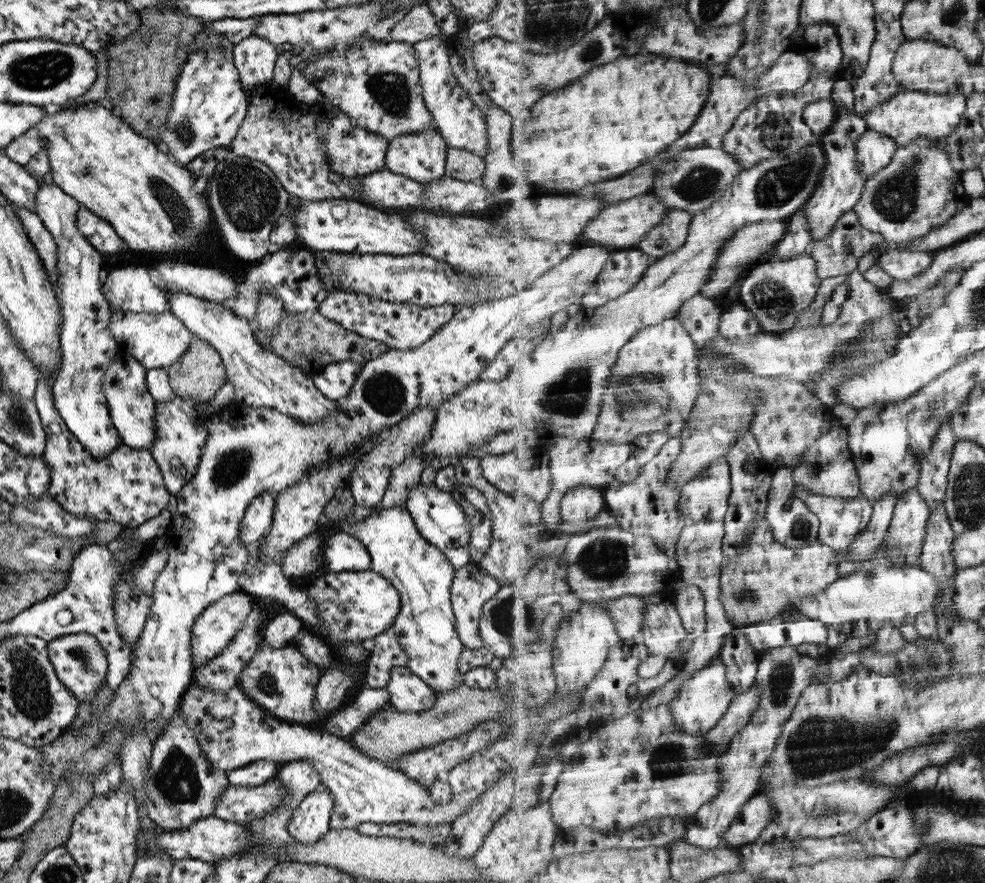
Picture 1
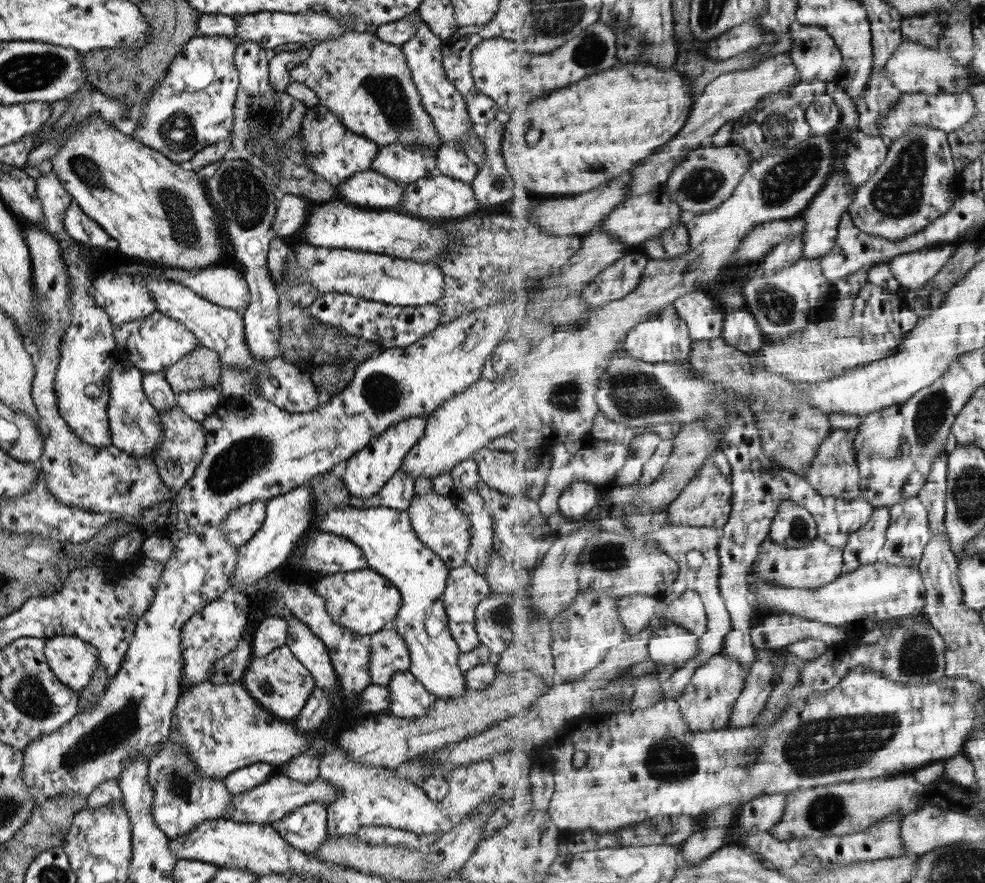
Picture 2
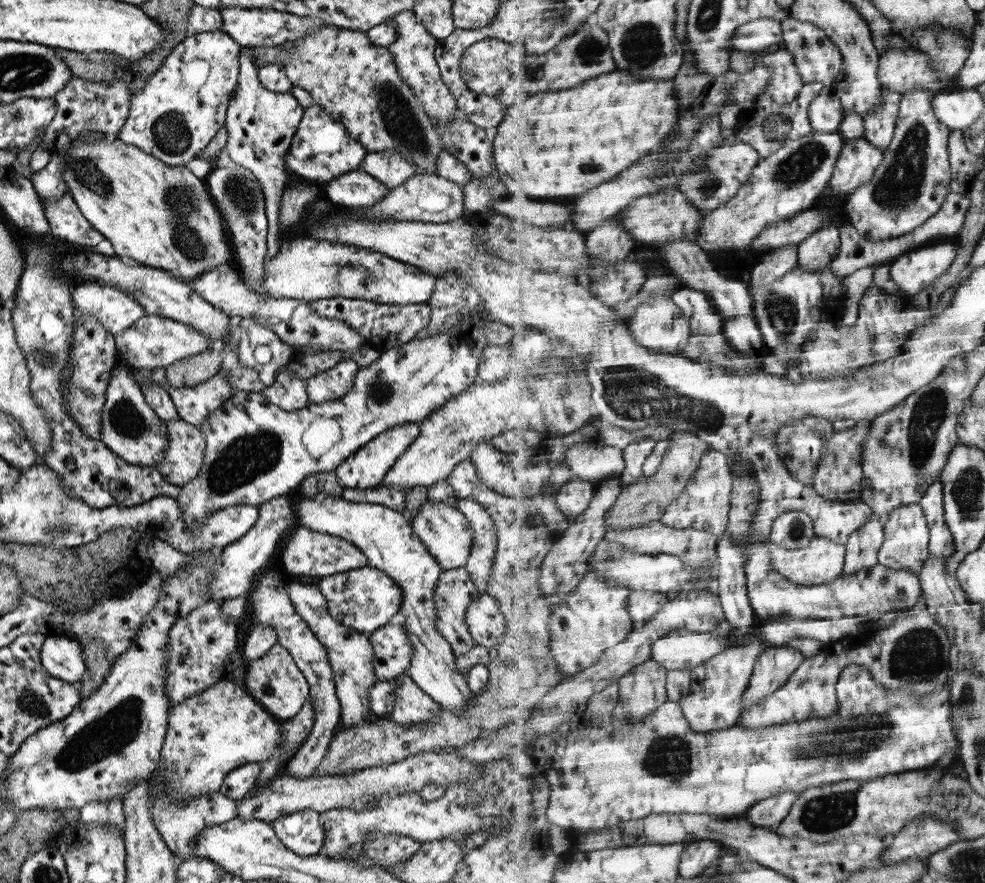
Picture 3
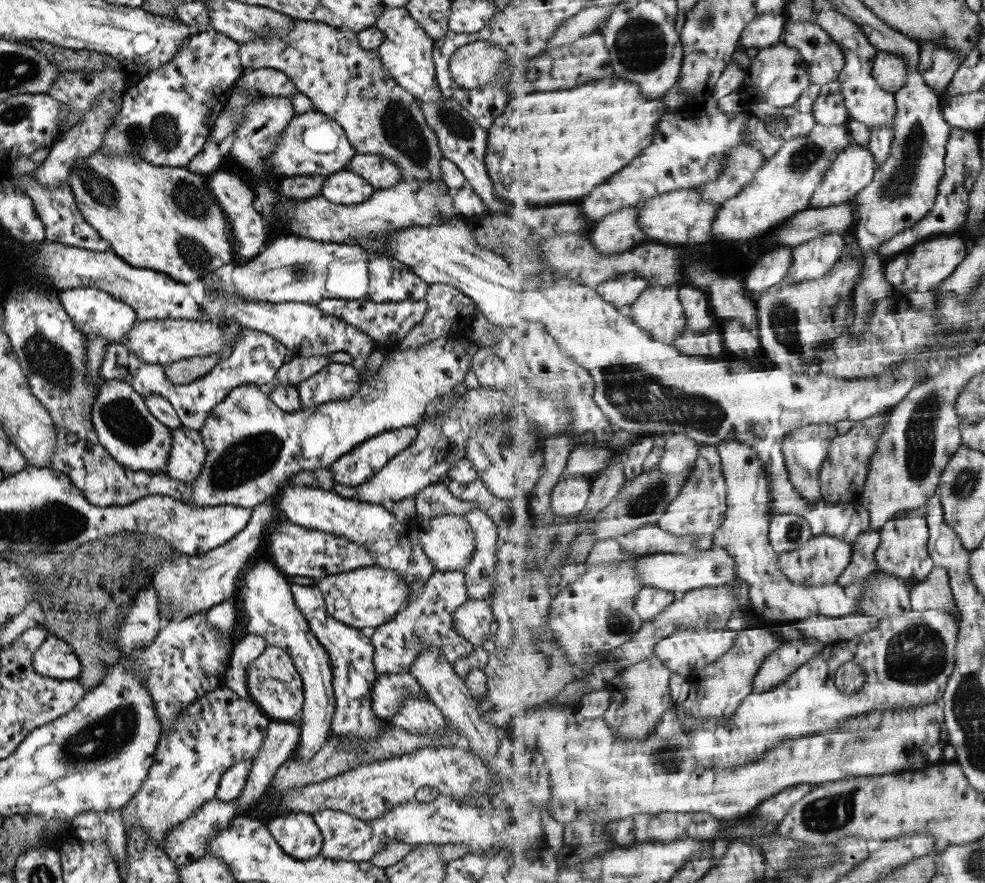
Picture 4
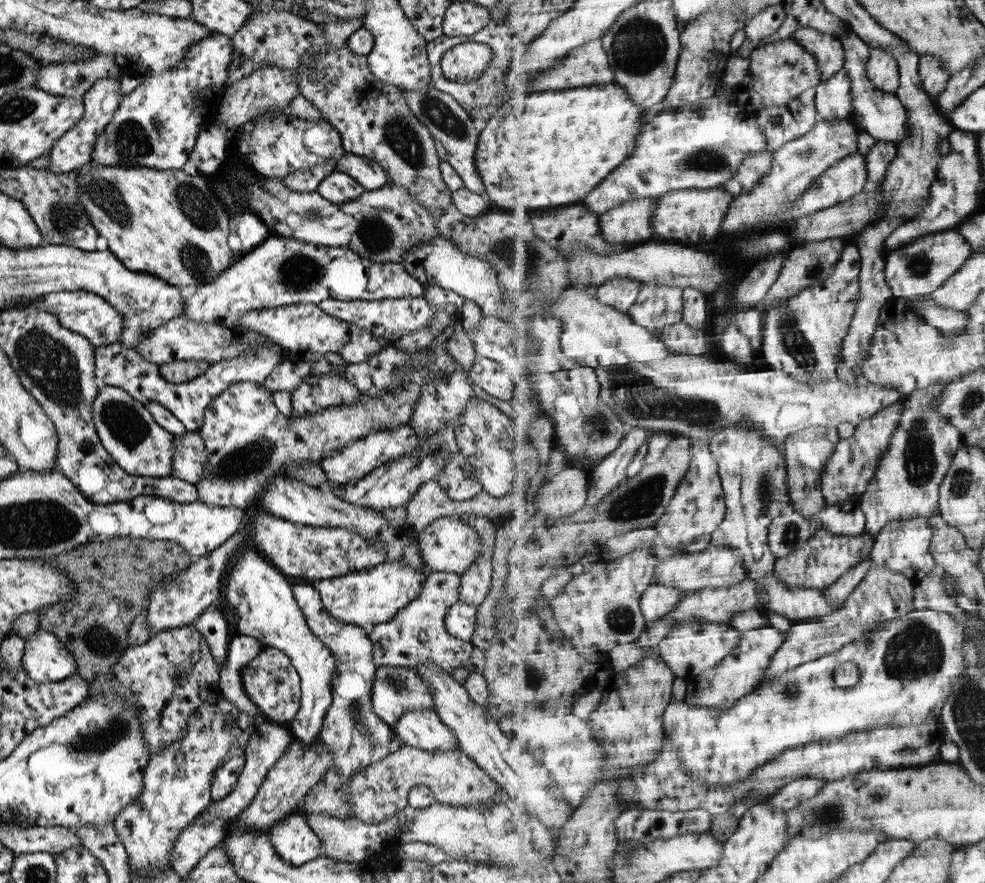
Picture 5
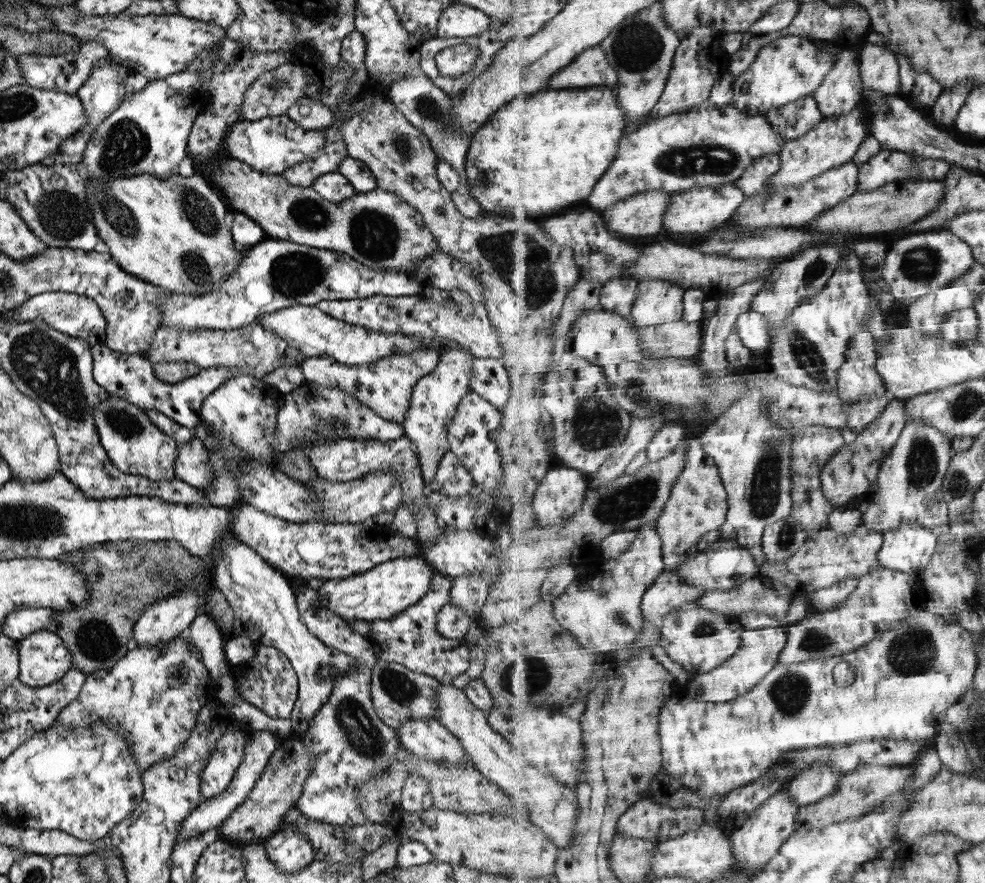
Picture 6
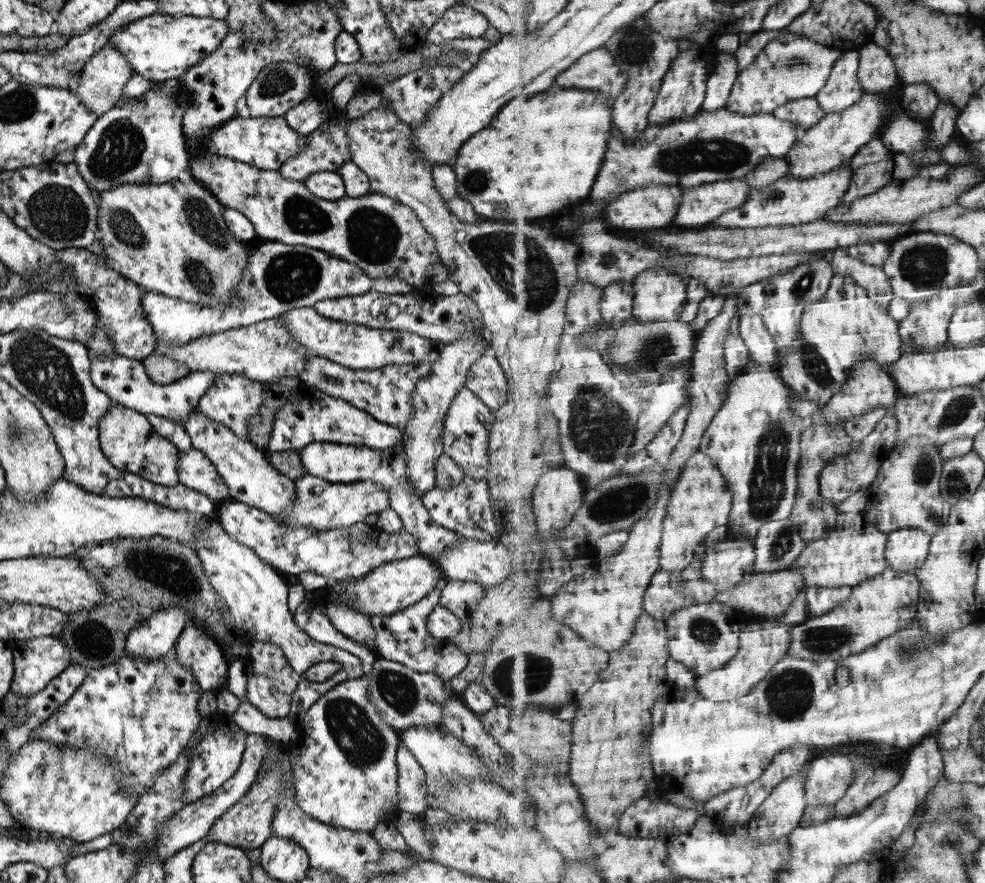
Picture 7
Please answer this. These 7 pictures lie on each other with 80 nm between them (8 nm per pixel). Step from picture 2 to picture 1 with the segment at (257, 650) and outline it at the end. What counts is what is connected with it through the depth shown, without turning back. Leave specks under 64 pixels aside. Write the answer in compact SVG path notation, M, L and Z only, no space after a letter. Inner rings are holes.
M281 614L271 618L261 629L260 644L271 649L279 649L288 645L288 640L301 629L306 629L296 617L292 614Z

